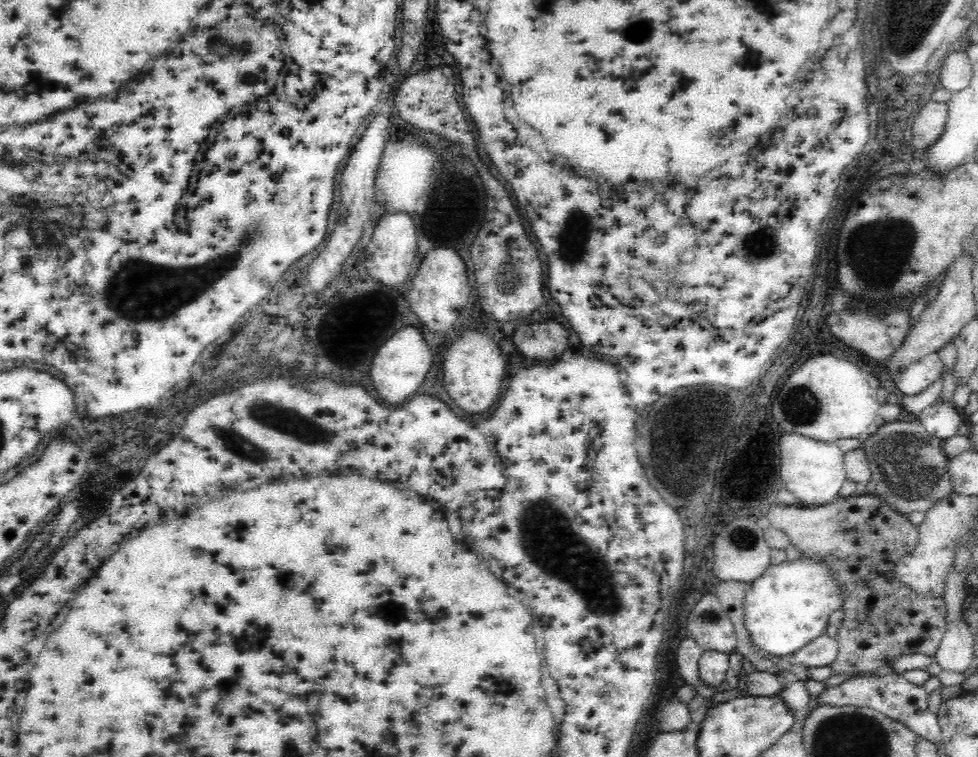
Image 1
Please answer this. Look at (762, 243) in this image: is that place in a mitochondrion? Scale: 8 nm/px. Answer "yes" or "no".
yes

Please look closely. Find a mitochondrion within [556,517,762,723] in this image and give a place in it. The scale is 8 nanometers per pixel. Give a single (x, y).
(599, 603)

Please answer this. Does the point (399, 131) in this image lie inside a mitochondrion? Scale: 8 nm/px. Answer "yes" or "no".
no

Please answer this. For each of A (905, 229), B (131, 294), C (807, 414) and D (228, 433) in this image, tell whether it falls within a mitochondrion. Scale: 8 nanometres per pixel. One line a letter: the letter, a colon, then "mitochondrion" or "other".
A: mitochondrion
B: mitochondrion
C: mitochondrion
D: mitochondrion

